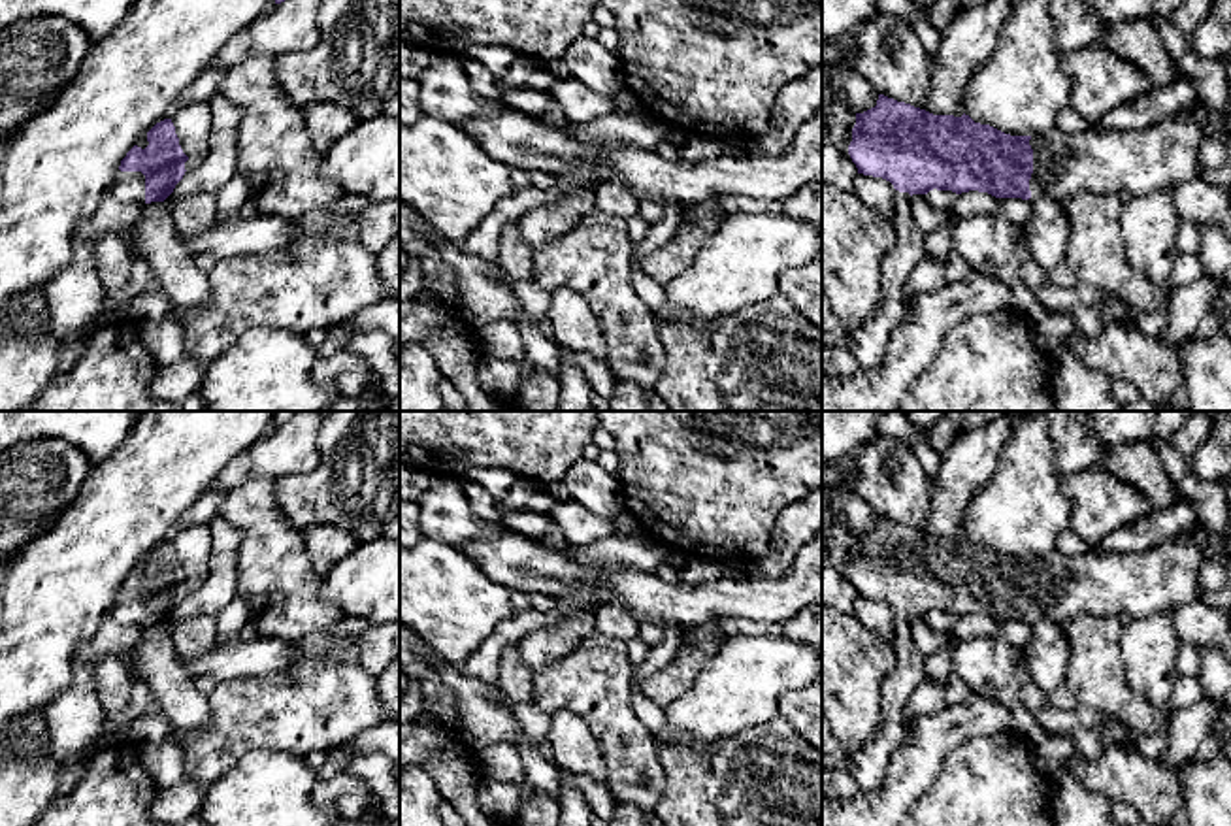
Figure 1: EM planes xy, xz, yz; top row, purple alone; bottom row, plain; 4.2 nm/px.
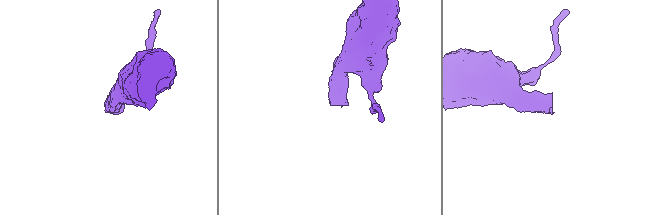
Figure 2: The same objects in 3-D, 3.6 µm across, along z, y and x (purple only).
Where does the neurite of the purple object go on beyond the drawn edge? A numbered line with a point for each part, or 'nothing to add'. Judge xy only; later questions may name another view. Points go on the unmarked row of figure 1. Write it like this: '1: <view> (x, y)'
1: xy (127, 608)

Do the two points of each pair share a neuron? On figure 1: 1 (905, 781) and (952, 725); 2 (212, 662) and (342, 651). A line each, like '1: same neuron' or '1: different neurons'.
1: same neuron
2: same neuron

